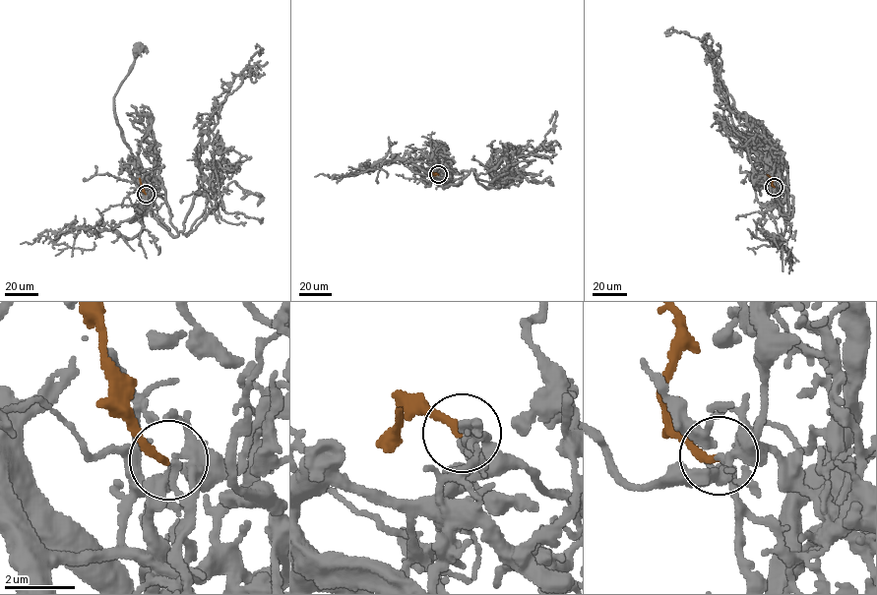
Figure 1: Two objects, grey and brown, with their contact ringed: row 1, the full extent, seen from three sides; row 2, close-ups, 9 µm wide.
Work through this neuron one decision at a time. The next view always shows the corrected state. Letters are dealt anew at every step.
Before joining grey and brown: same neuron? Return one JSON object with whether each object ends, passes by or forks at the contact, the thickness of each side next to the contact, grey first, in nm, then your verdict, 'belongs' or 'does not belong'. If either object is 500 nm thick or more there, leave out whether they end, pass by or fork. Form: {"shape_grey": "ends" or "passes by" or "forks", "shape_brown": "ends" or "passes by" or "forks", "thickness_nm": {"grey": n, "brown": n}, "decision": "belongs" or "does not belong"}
{"shape_grey": "ends", "shape_brown": "ends", "thickness_nm": {"grey": 200, "brown": 240}, "decision": "does not belong"}

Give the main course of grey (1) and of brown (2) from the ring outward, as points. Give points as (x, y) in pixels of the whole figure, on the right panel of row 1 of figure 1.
1: (774, 187), (778, 191), (783, 179), (775, 154), (735, 128), (726, 90), (715, 64), (708, 56)
2: (774, 187), (767, 174)

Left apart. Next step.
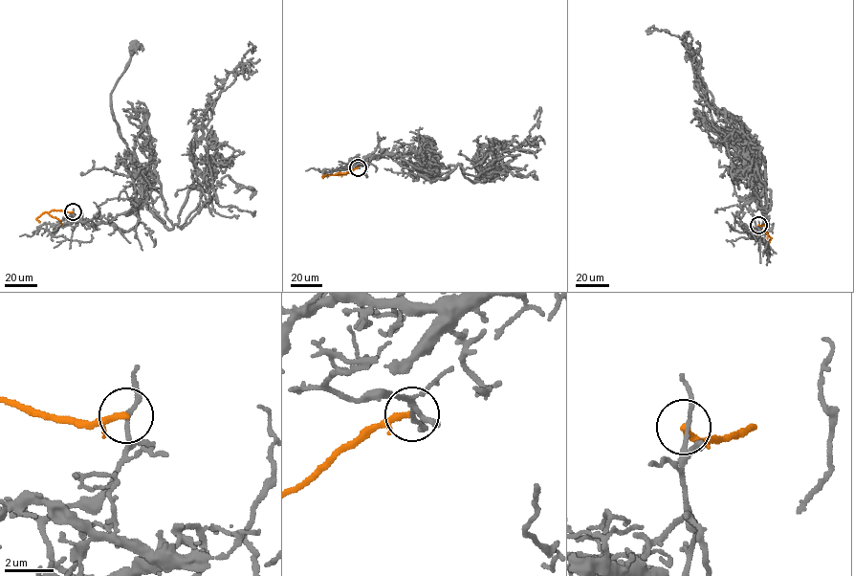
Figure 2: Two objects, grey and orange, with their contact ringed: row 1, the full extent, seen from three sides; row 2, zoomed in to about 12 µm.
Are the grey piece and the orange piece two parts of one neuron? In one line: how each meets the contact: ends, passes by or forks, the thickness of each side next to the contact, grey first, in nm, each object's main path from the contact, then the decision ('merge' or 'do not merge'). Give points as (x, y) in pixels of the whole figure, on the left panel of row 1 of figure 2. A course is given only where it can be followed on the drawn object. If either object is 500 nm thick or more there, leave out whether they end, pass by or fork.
grey passes by; orange ends there; 160 nm thick on the grey side, 280 nm on the other; grey runs (73, 211), (69, 222), (110, 222), (128, 231), (138, 221), (132, 157), (111, 109), (111, 91), (134, 46); orange runs (73, 211), (43, 212), (36, 218), (39, 222); do not merge

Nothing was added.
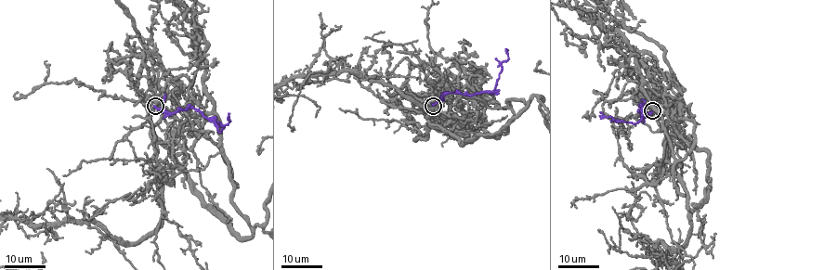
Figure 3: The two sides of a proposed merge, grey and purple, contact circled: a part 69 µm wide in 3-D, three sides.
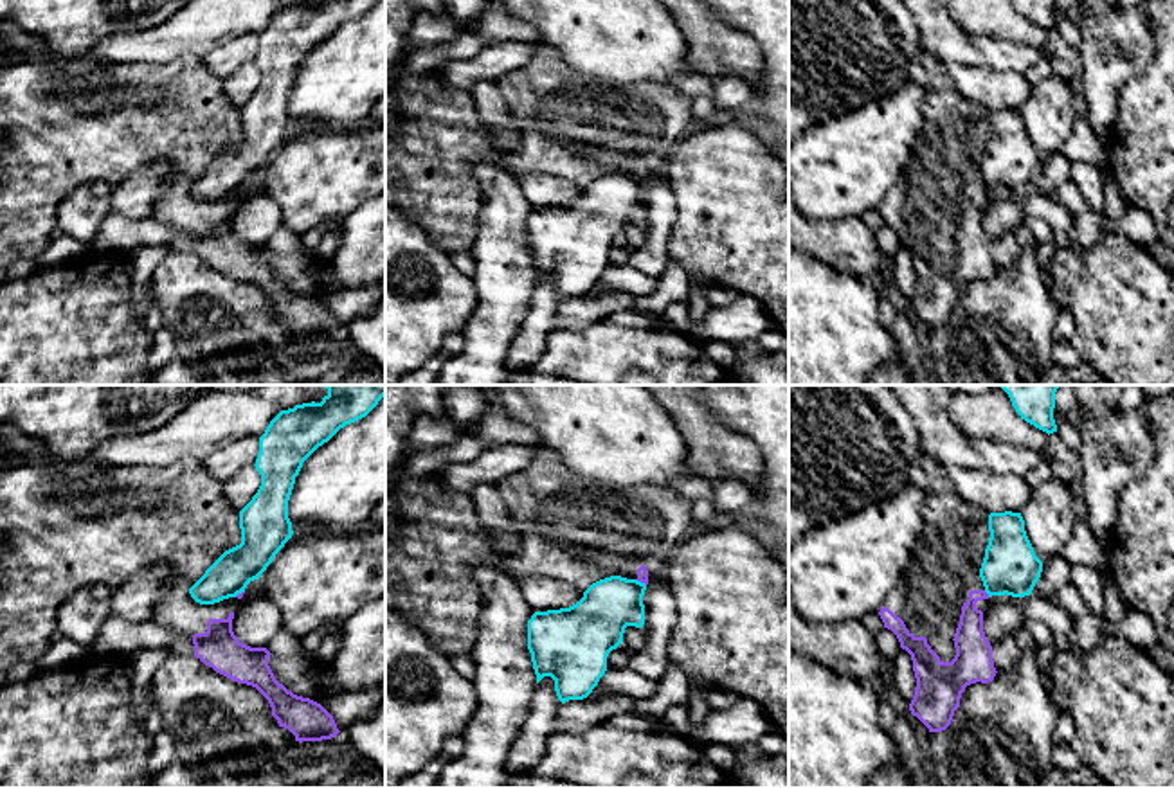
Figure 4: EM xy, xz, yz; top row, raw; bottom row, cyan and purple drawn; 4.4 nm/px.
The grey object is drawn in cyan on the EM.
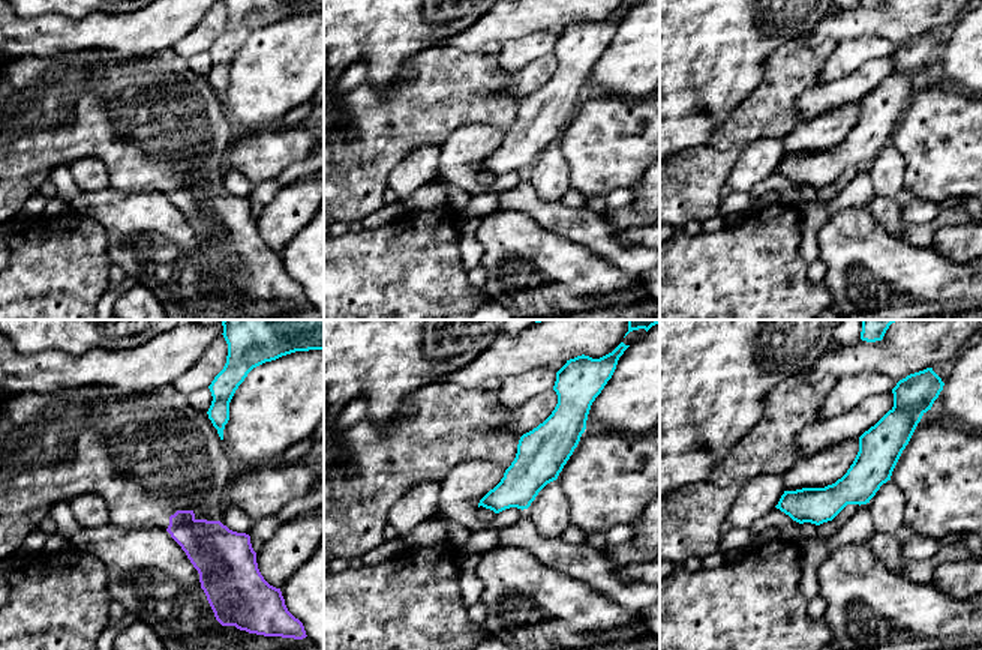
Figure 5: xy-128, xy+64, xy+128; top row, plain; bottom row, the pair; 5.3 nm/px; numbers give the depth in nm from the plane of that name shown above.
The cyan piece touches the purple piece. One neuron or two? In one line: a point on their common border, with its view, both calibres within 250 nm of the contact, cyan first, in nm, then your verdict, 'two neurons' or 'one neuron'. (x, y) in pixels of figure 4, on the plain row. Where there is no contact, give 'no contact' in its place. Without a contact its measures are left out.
yz (987, 189) | 240/150 nm | two neurons

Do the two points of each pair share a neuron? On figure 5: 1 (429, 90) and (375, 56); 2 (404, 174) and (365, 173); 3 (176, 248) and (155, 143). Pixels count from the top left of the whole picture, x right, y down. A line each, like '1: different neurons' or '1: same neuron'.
1: different neurons
2: different neurons
3: different neurons

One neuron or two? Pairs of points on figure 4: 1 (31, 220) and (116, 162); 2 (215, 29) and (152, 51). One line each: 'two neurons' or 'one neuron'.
1: one neuron
2: one neuron

